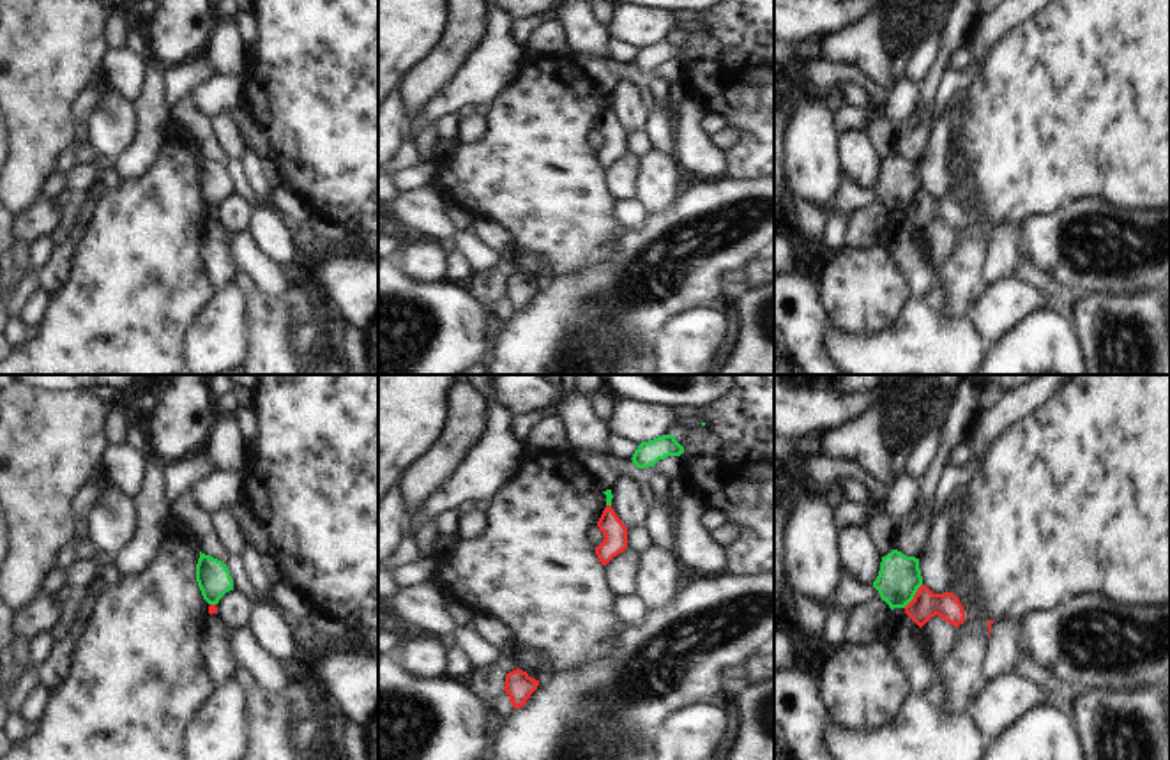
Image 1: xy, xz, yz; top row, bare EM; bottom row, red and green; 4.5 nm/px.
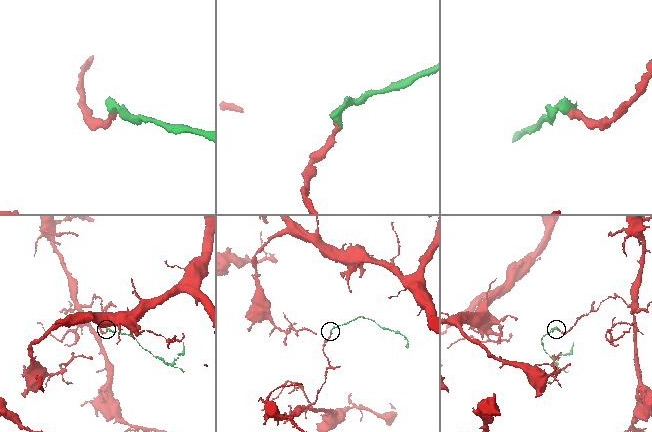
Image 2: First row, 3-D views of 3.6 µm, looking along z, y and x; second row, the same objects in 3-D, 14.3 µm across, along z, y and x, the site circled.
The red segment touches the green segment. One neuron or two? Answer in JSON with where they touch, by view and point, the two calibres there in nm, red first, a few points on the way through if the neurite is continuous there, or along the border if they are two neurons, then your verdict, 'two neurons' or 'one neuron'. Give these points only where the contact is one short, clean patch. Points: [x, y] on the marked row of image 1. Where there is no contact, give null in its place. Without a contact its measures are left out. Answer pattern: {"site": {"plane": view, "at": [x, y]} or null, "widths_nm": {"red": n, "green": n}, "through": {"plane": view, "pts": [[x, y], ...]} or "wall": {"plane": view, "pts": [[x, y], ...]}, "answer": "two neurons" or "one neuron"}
{"site": {"plane": "yz", "at": [914, 596]}, "widths_nm": {"red": 130, "green": 190}, "wall": {"plane": "yz", "pts": [[921, 584], [904, 607]]}, "answer": "two neurons"}

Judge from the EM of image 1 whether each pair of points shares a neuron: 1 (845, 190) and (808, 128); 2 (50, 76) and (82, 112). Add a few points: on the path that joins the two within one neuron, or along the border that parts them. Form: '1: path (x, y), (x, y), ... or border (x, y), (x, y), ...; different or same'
1: border (842, 181), (836, 195), (822, 211); different
2: border (101, 78), (76, 98), (71, 108), (76, 124); different

